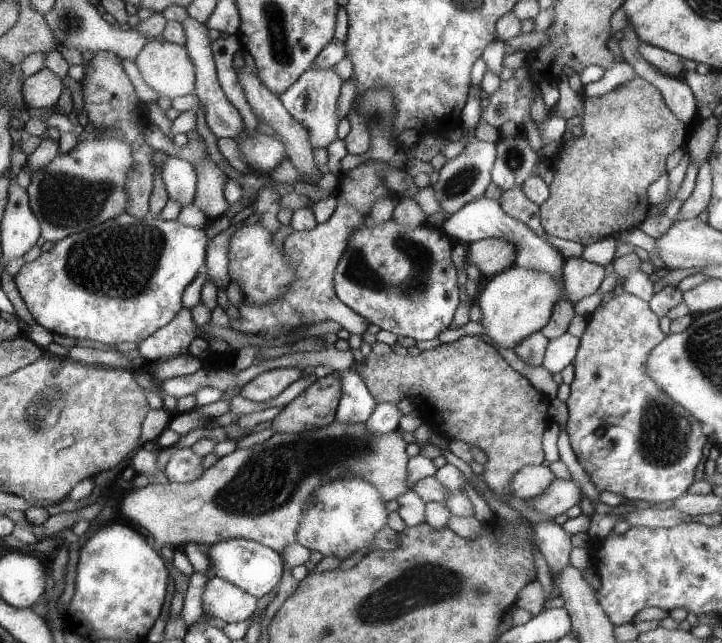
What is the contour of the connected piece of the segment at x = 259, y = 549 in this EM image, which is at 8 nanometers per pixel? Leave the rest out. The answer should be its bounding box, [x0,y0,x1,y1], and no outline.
[200,539,285,598]

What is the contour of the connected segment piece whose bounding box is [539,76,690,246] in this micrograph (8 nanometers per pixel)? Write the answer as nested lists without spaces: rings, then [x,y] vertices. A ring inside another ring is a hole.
[[[638,77],[632,81],[626,81],[619,86],[616,86],[612,91],[598,97],[584,97],[584,112],[581,114],[581,126],[583,128],[582,136],[573,138],[572,144],[562,144],[559,152],[550,160],[551,169],[554,173],[554,179],[549,185],[549,199],[545,203],[542,203],[540,208],[541,225],[545,229],[547,234],[552,236],[558,236],[558,238],[564,238],[564,240],[573,240],[579,242],[582,245],[589,245],[596,242],[596,240],[602,240],[607,236],[614,233],[620,233],[629,231],[634,227],[637,227],[646,217],[648,210],[651,206],[647,188],[657,178],[660,178],[666,170],[666,158],[670,152],[674,152],[677,148],[684,148],[688,141],[688,133],[690,127],[684,124],[669,108],[669,105],[665,103],[665,97],[658,88],[652,83],[644,80],[642,77]]]

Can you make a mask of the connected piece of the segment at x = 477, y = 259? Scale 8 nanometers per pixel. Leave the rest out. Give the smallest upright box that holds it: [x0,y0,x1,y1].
[465,239,515,280]

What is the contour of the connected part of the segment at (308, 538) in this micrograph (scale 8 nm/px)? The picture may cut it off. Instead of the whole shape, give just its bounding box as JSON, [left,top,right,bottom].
[297,477,388,561]

